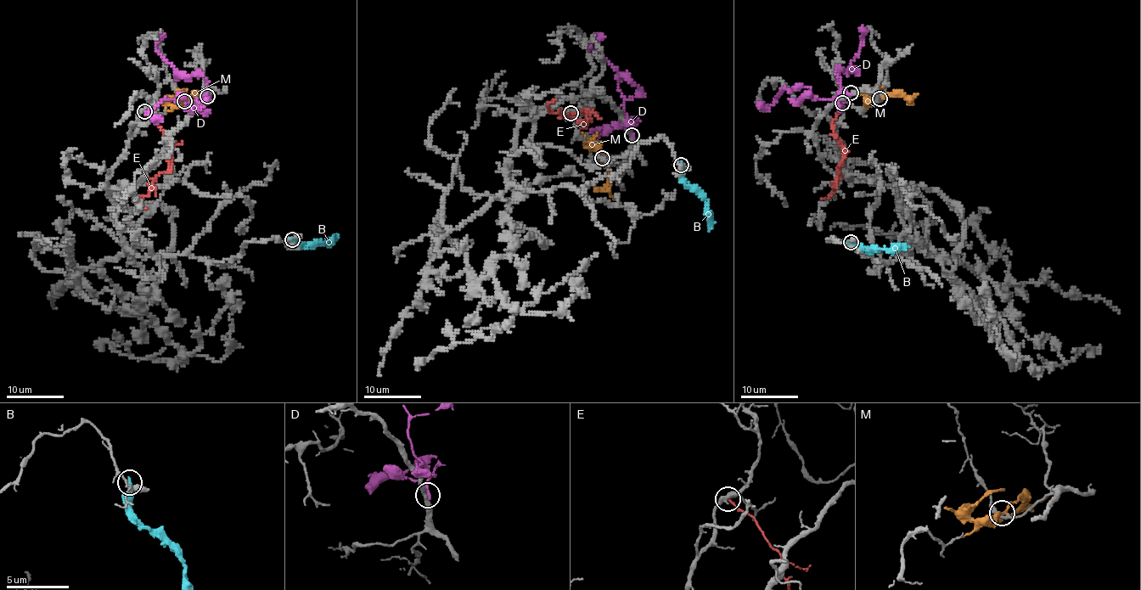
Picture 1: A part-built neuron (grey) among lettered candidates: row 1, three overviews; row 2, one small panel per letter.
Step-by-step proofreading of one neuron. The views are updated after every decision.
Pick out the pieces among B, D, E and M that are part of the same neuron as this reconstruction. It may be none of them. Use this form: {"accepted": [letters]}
{"accepted": []}

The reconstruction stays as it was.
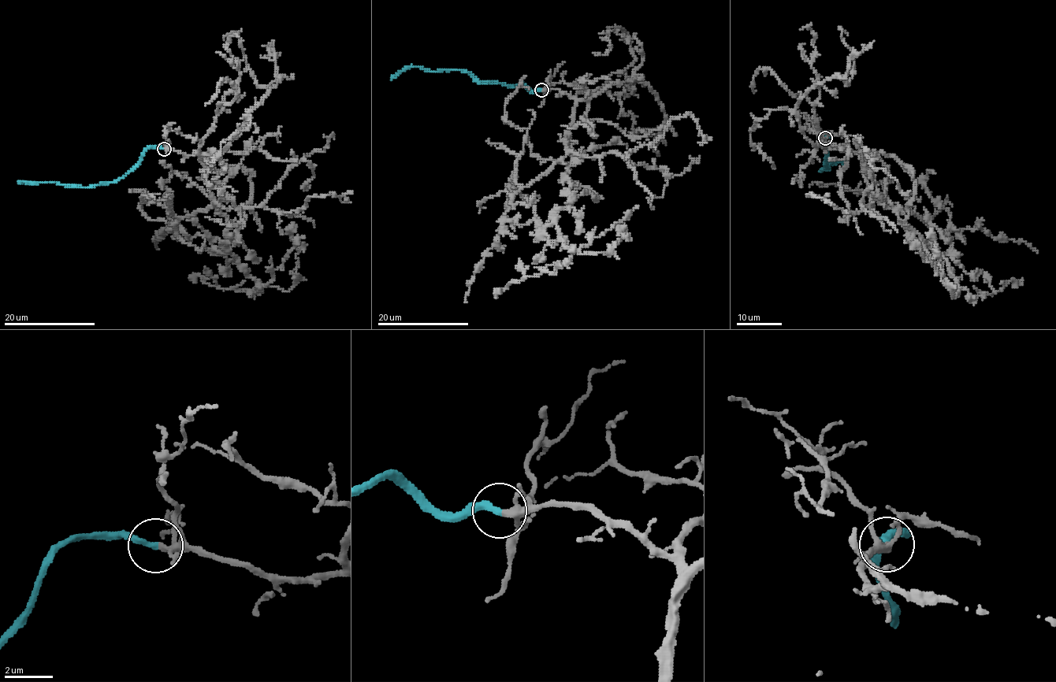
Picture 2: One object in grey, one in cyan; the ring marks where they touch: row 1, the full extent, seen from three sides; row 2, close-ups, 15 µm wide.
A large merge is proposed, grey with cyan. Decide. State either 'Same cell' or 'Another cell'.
Same cell

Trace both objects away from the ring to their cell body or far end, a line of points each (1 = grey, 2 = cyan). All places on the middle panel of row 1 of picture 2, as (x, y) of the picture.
1: (542, 90), (574, 100), (567, 177), (599, 198), (583, 192), (539, 231), (534, 220), (506, 221), (464, 302)
2: (541, 90), (531, 90), (523, 83), (514, 87), (476, 80), (466, 72), (418, 67), (405, 67), (390, 79)

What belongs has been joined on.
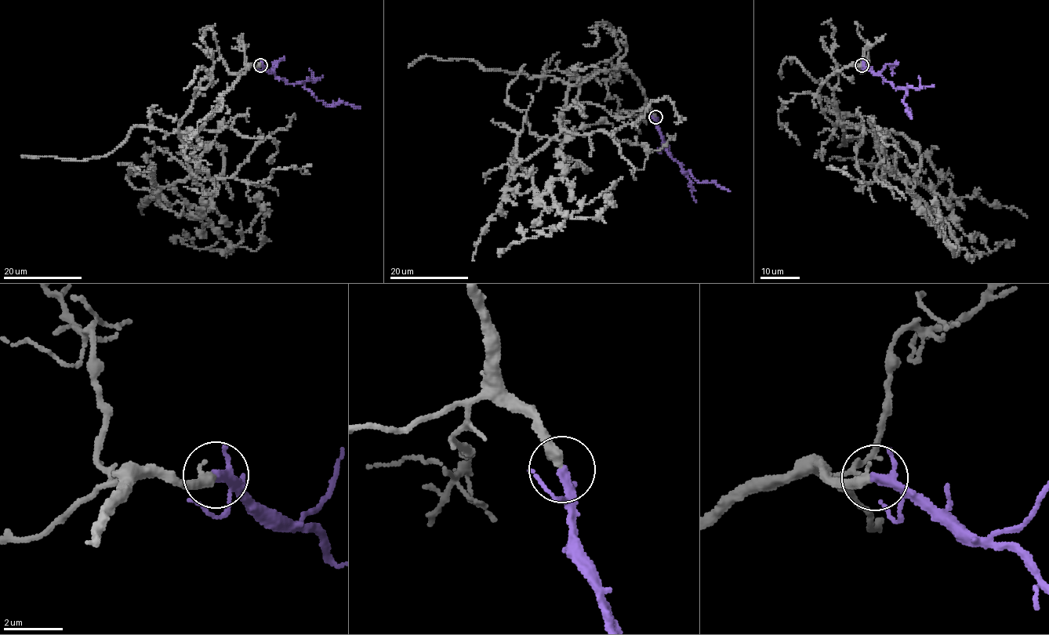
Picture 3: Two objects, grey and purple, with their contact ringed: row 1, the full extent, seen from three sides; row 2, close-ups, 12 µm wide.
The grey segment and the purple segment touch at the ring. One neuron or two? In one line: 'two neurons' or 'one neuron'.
one neuron

